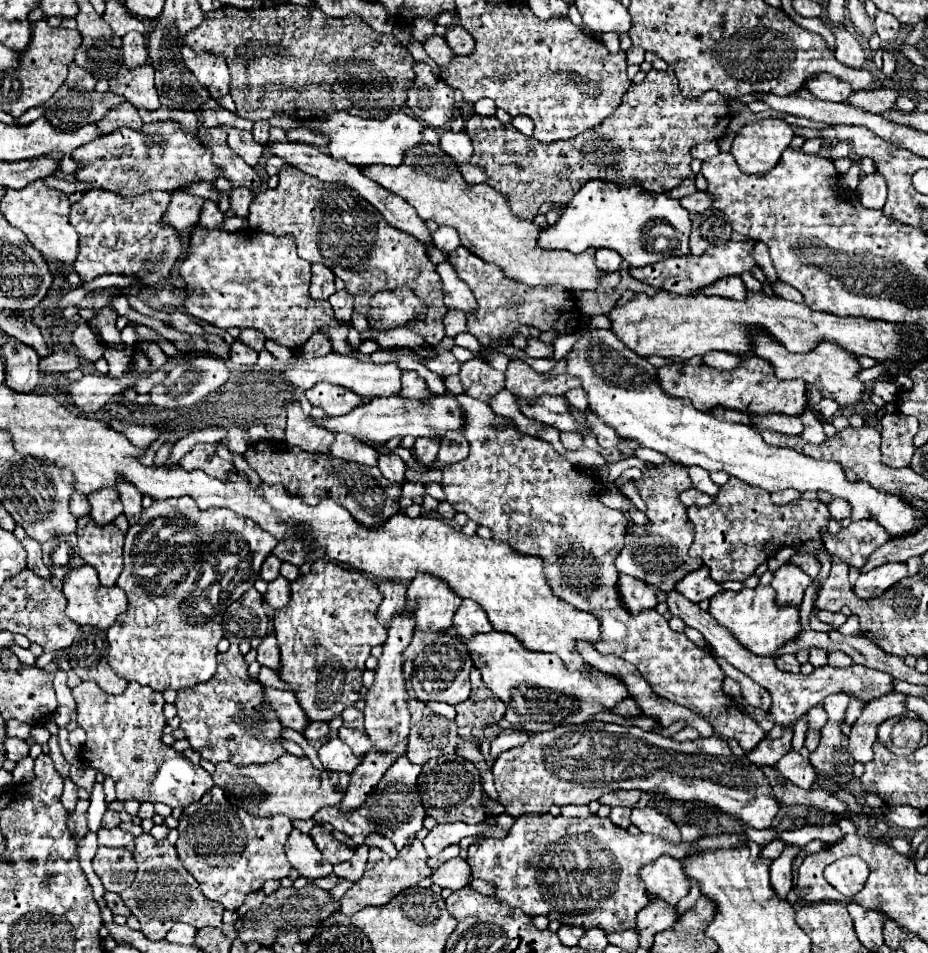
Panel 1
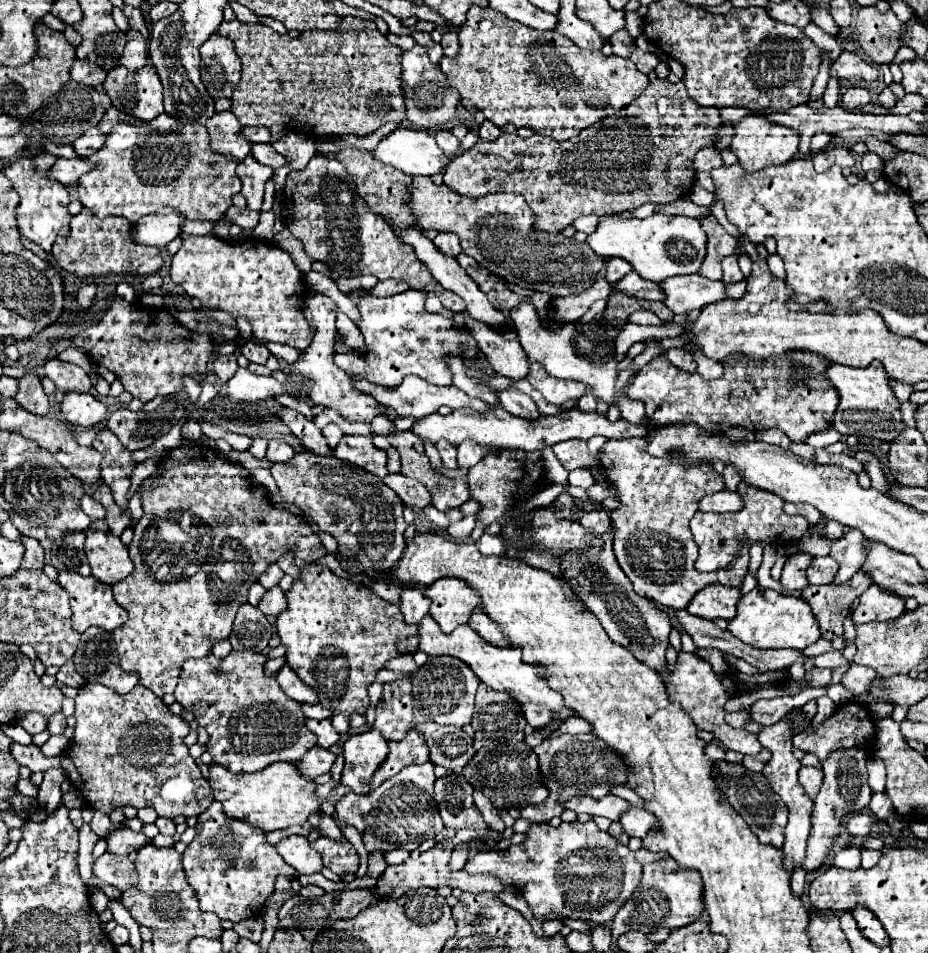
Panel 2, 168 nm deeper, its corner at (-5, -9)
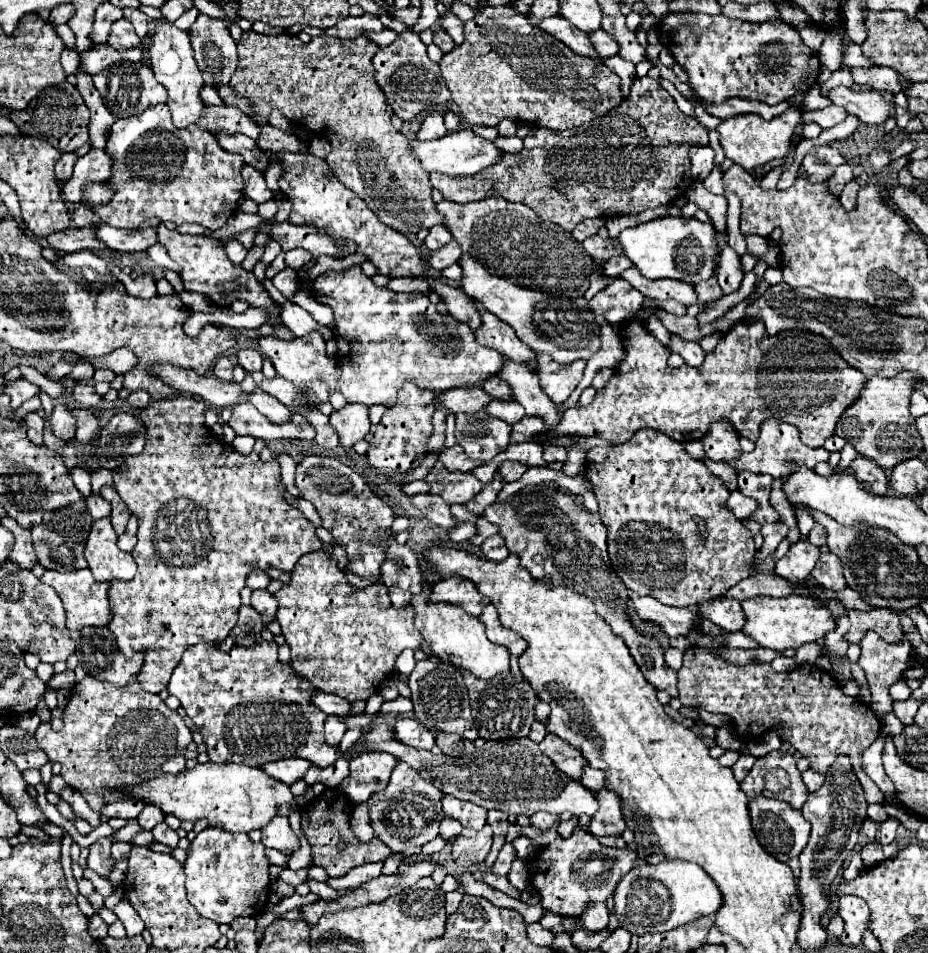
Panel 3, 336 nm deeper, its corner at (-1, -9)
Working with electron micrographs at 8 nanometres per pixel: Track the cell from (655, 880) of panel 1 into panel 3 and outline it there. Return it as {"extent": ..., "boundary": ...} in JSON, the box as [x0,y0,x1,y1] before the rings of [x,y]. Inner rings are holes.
{"extent":[615,861,721,935],"boundary":[[[665,861],[659,865],[641,863],[637,869],[631,869],[617,885],[615,889],[615,917],[623,929],[627,929],[631,935],[645,935],[645,933],[663,933],[671,931],[675,927],[687,925],[689,921],[695,921],[697,917],[711,915],[721,907],[721,893],[717,885],[713,885],[711,877],[691,861]]]}

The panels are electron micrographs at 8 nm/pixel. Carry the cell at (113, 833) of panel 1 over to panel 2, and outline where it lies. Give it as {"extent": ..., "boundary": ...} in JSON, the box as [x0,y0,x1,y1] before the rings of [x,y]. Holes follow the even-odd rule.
{"extent":[107,829,147,855],"boundary":[[[117,829],[107,839],[107,851],[115,855],[129,855],[143,847],[147,843],[147,837],[143,833],[133,833],[131,829]]]}

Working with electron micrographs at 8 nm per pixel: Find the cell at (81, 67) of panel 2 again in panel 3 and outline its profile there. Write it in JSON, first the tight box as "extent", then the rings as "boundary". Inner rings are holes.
{"extent":[79,45,141,75],"boundary":[[[99,45],[97,49],[91,49],[89,53],[81,53],[79,69],[89,75],[97,75],[119,61],[133,61],[133,63],[141,61],[141,45],[131,51],[115,51],[109,45]]]}

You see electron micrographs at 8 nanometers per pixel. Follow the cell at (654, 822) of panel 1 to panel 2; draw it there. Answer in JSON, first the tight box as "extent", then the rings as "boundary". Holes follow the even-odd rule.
{"extent":[619,805,657,837],"boundary":[[[631,805],[631,809],[621,813],[619,823],[627,831],[629,837],[645,837],[655,827],[657,821],[645,807]]]}

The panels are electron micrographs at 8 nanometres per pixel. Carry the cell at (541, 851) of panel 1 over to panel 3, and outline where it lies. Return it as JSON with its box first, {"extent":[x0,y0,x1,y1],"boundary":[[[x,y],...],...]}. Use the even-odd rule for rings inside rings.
{"extent":[531,827,641,915],"boundary":[[[575,827],[569,837],[557,837],[555,843],[543,847],[537,857],[539,867],[531,871],[531,885],[535,887],[541,905],[557,915],[581,915],[587,907],[605,903],[613,895],[617,883],[637,865],[641,859],[631,849],[611,849],[603,847],[597,837],[581,827]],[[591,871],[591,873],[589,873]]]}

